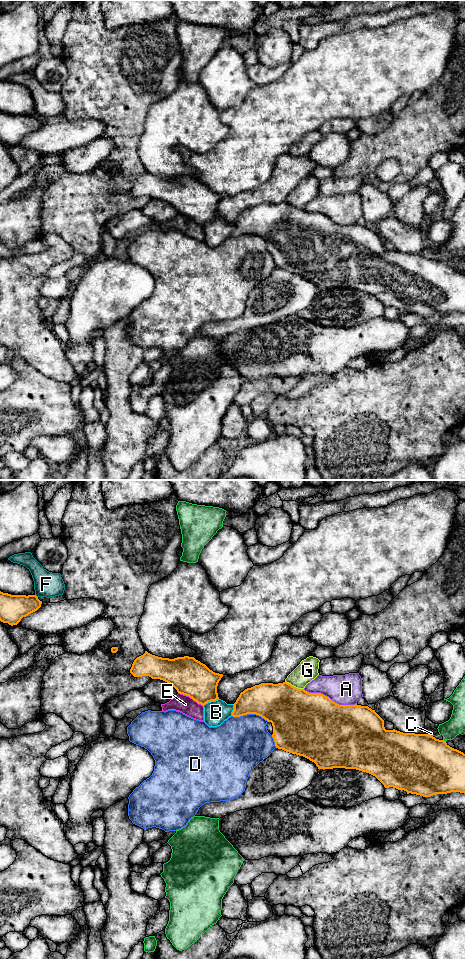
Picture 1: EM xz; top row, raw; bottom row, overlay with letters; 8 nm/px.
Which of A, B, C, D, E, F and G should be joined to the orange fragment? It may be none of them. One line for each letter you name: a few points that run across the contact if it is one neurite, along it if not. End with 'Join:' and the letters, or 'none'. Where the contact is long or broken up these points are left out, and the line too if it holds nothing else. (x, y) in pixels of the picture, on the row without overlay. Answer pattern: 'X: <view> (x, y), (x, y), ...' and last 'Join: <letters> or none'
Join: none

